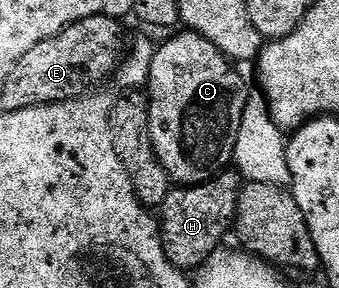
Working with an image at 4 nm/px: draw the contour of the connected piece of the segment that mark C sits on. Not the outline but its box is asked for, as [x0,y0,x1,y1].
[149,33,250,187]

